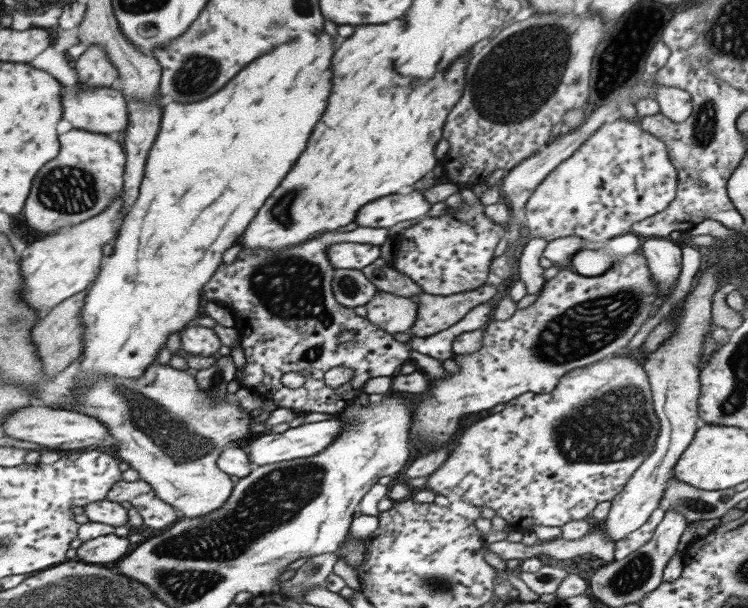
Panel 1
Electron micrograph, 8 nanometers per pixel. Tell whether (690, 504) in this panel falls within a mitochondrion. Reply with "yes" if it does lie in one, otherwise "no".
yes

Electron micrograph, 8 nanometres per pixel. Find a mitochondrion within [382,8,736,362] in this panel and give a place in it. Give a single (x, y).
(514, 77)

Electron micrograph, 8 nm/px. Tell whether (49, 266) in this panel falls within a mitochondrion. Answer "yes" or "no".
no

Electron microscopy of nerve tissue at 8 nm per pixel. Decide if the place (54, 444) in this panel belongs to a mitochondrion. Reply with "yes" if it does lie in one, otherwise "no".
no

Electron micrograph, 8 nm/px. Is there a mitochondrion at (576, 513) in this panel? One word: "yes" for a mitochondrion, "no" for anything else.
no

